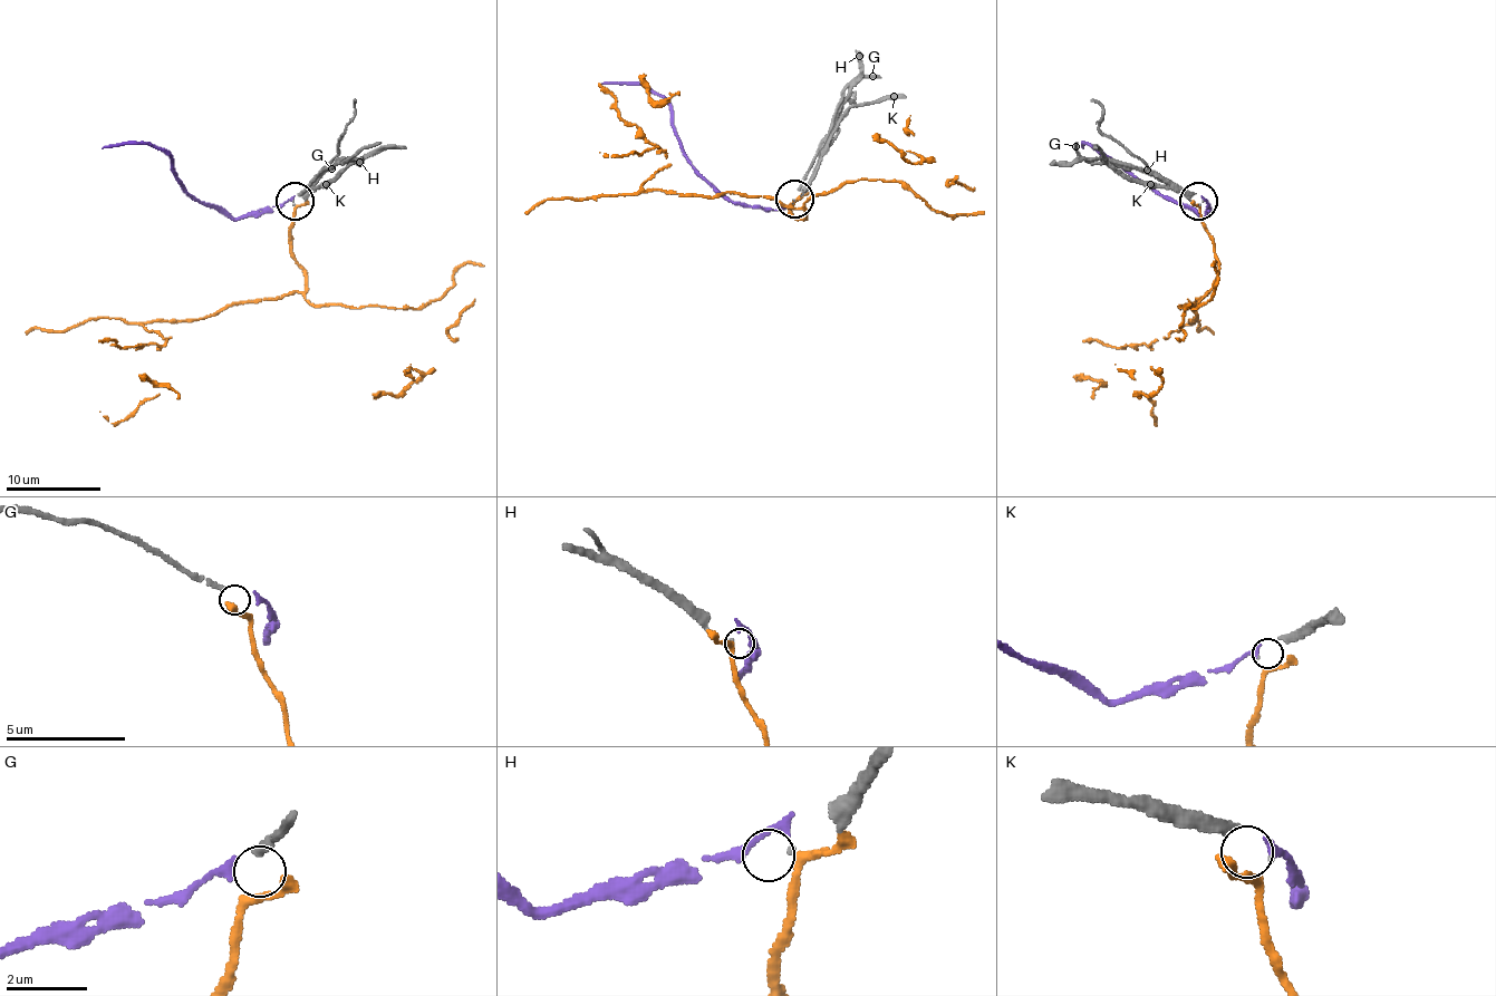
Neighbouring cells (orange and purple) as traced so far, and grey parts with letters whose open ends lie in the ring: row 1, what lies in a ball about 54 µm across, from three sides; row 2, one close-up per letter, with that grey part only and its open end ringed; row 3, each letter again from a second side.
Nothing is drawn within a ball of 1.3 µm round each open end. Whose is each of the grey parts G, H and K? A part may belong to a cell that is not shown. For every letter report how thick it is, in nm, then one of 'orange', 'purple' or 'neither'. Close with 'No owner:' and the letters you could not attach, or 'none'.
G: 170 nm thick; orange
H: 50 nm thick; neither
K: 40 nm thick; purple
No owner: H

